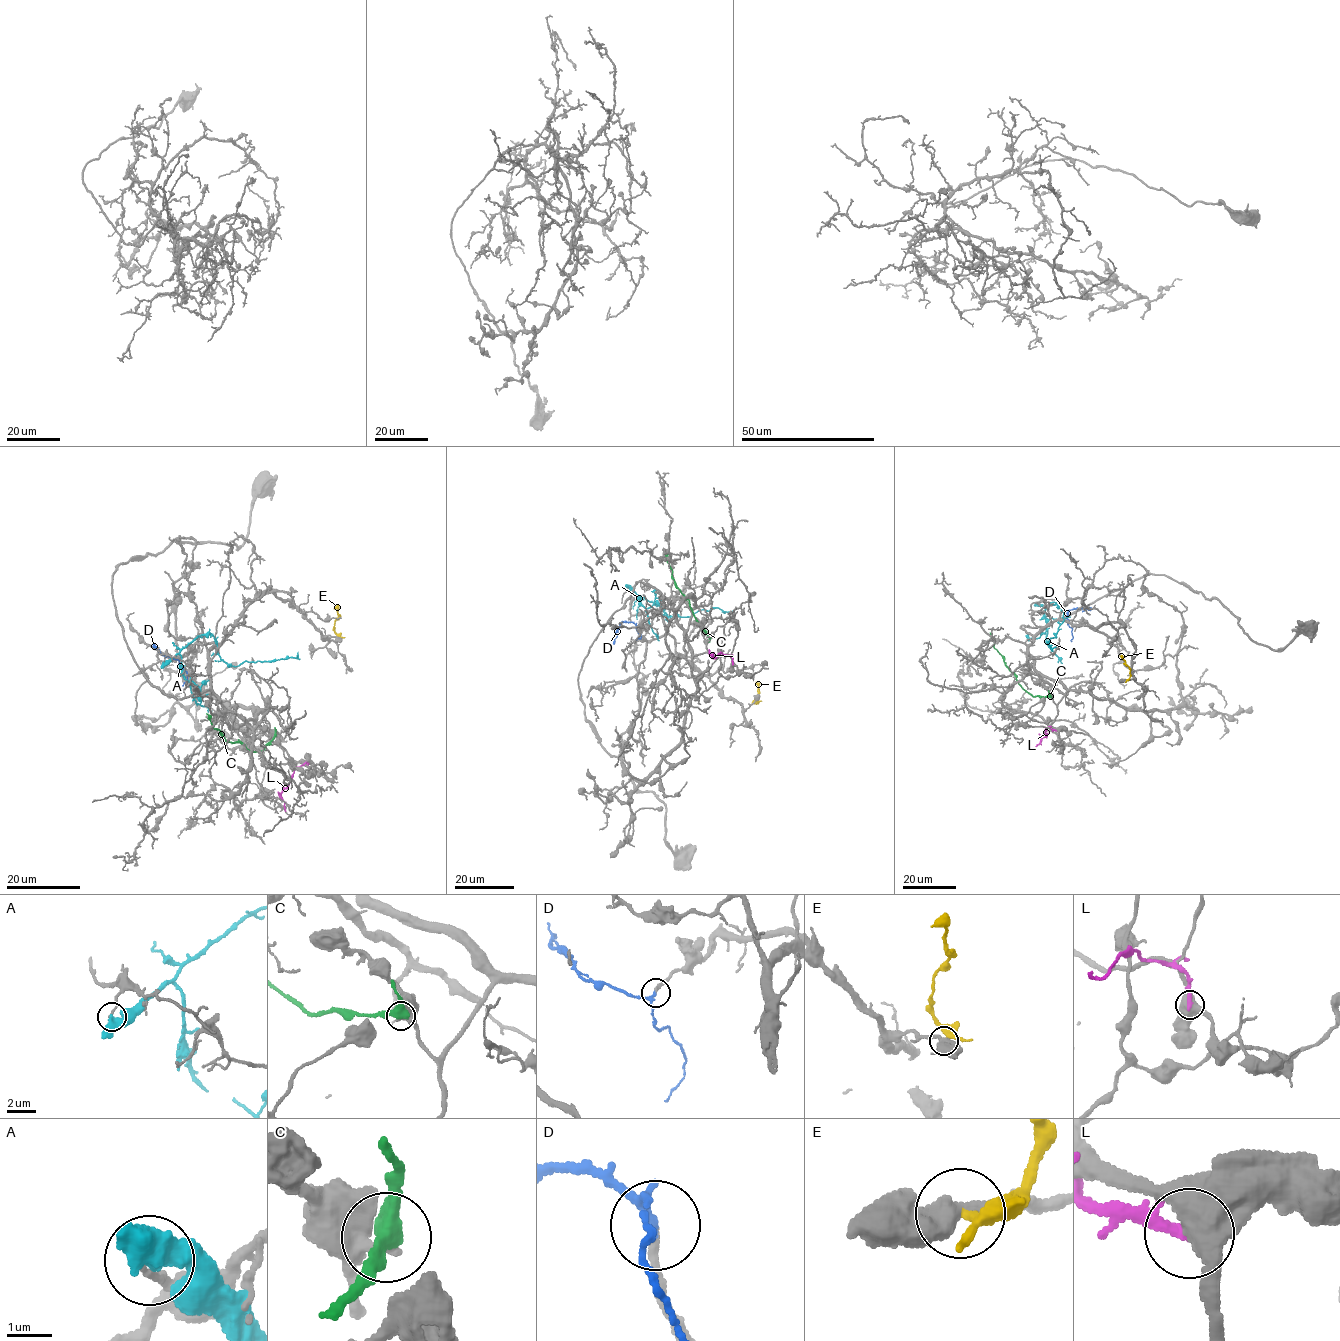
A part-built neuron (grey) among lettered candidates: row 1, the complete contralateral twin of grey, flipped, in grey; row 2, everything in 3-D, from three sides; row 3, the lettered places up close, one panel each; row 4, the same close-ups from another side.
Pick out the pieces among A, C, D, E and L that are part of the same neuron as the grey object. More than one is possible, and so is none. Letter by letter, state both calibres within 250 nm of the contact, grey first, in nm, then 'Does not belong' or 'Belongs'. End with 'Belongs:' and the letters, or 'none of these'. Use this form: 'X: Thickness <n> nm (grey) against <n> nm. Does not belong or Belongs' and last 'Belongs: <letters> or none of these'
A: Thickness 130 nm (grey) against 420 nm. Does not belong
C: Thickness 320 nm (grey) against 440 nm. Does not belong
D: Thickness 160 nm (grey) against 160 nm. Belongs
E: Thickness 480 nm (grey) against 220 nm. Does not belong
L: Thickness 440 nm (grey) against 200 nm. Does not belong
Belongs: D

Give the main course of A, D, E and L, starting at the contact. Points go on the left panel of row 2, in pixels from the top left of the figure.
A: (163, 663), (208, 633), (221, 659), (235, 666), (247, 661), (297, 658), (298, 652)
D: (179, 658), (169, 657), (159, 652), (152, 642)
E: (337, 637), (335, 619), (338, 616), (338, 609), (334, 608)
L: (308, 763), (296, 767), (288, 786), (281, 795), (285, 811)

